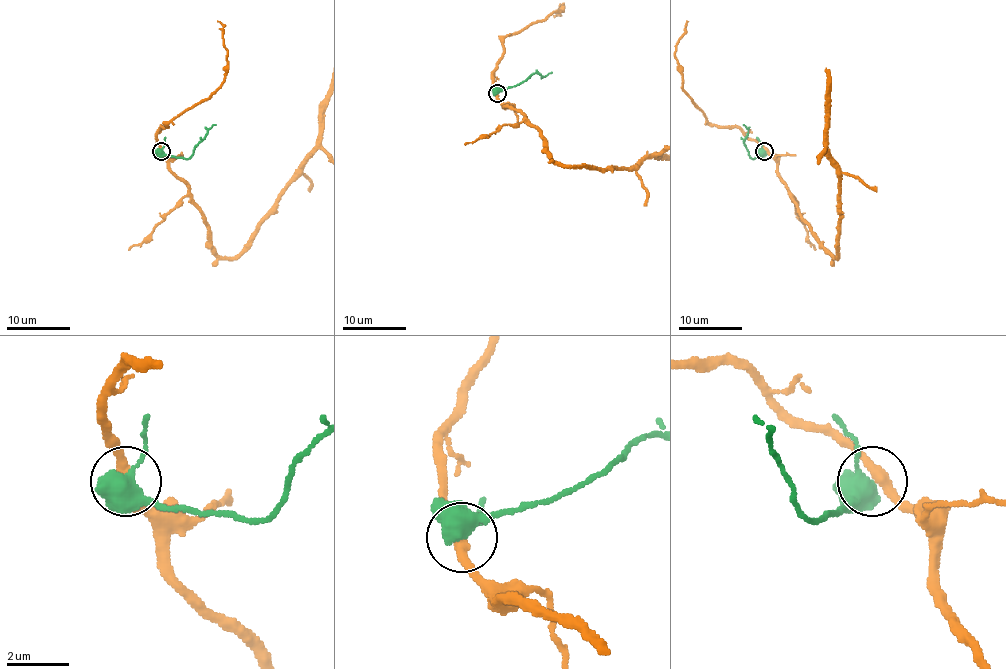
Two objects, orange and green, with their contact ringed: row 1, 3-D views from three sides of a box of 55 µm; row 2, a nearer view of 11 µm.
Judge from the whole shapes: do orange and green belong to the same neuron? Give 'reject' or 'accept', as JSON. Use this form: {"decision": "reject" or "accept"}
{"decision": "reject"}

